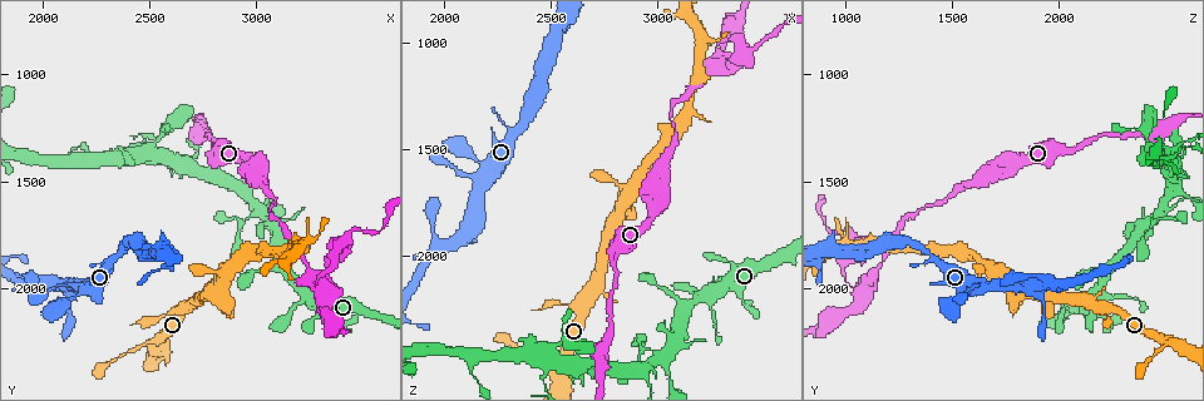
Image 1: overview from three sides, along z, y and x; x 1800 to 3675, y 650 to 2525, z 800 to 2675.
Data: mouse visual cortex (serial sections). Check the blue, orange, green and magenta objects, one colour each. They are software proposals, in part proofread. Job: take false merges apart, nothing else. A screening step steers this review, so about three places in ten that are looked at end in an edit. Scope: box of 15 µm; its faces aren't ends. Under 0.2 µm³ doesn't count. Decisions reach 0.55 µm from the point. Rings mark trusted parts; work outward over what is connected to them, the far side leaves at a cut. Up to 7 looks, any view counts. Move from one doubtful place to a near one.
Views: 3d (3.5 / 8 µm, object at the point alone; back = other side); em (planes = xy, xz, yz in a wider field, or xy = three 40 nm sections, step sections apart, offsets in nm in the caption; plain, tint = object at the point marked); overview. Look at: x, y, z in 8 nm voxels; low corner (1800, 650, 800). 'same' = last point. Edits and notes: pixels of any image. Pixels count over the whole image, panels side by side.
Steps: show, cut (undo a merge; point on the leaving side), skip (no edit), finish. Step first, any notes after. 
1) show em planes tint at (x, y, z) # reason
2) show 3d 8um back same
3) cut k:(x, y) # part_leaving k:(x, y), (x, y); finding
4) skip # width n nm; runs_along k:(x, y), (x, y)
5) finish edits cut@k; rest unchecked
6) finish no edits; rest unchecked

show 3d 3.5um back at (3040, 1640, 2460) # small branch off a trunk

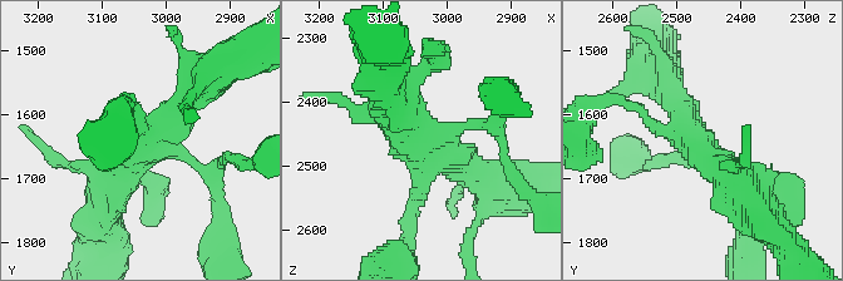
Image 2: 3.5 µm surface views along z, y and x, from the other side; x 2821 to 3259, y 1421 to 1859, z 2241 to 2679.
show em xy step 5 tint at (3030, 1650, 2460) # arms 4; arm_widths 150, 200, 350, 500 nm; now the EM

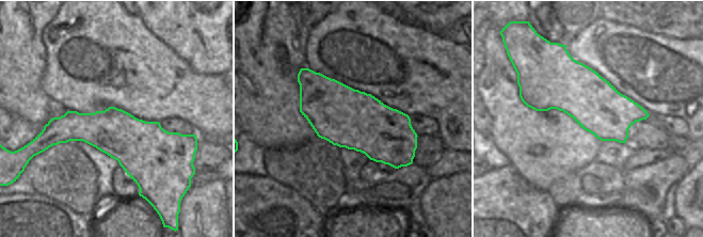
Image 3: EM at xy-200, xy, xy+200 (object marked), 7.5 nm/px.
skip # width 440 nm; runs_along 2:(106, 203), (109, 185), (198, 88); all the same cell

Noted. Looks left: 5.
show 3d 3.5um back at (2500, 1350, 2450) # four or more arms meet

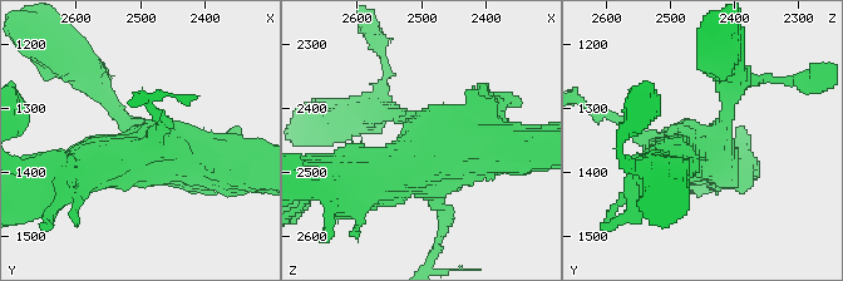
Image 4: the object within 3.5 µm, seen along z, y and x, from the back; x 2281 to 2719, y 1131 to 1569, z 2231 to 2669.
show em xy step 3 tint at (2490, 1360, 2440)

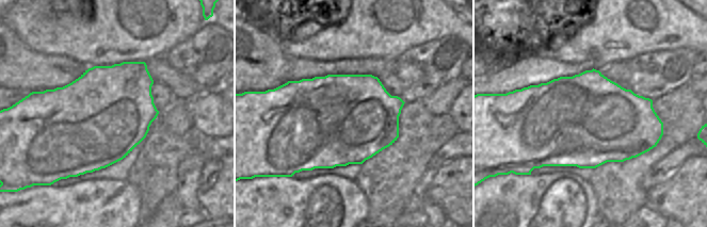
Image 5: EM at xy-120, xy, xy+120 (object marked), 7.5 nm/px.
skip # runs_along 4:(368, 181), (472, 144), (526, 148); continuous, no second cell

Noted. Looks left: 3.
show 3d 3.5um at (3290, 2010, 1070) # three arms meet

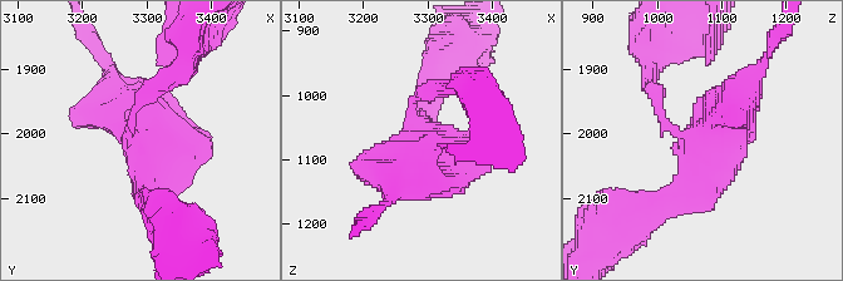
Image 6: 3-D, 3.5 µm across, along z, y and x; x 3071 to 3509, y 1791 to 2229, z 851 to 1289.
show em xy step 1 tint at (3280, 2010, 1065)

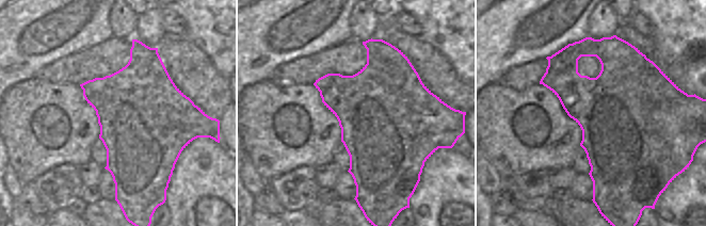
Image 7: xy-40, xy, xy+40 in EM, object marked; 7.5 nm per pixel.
cut 6:(652, 88) # part_leaving 6:(669, 124), (649, 82), (649, 35); a second cell is stuck on

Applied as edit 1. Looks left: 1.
finish edits cut@6; rest unchecked

